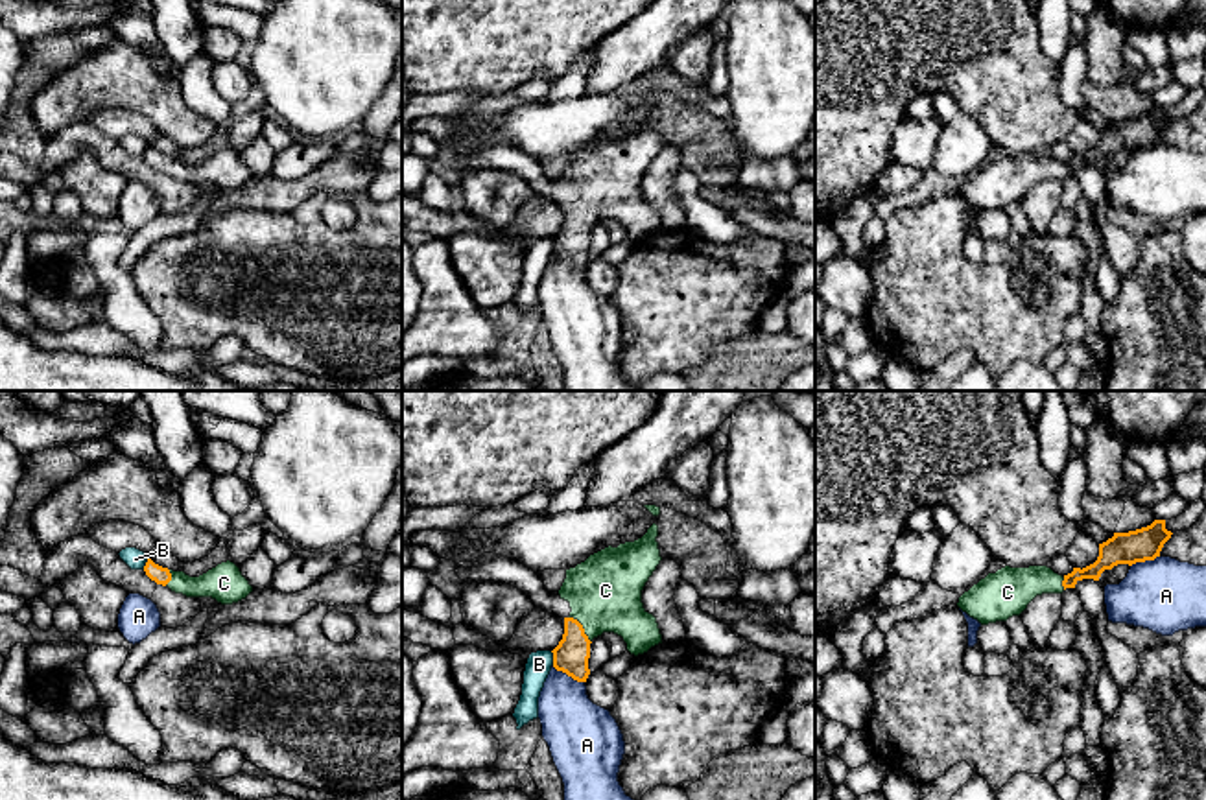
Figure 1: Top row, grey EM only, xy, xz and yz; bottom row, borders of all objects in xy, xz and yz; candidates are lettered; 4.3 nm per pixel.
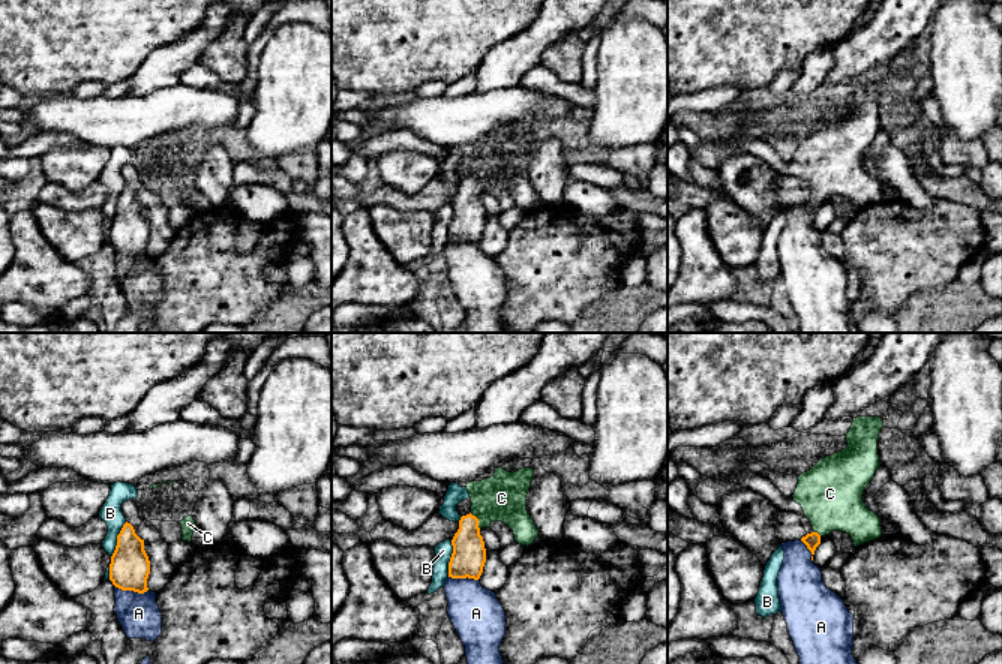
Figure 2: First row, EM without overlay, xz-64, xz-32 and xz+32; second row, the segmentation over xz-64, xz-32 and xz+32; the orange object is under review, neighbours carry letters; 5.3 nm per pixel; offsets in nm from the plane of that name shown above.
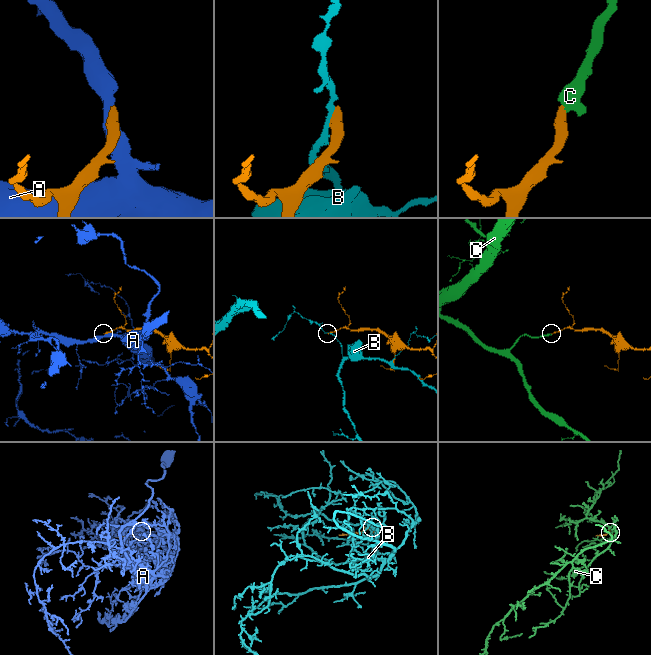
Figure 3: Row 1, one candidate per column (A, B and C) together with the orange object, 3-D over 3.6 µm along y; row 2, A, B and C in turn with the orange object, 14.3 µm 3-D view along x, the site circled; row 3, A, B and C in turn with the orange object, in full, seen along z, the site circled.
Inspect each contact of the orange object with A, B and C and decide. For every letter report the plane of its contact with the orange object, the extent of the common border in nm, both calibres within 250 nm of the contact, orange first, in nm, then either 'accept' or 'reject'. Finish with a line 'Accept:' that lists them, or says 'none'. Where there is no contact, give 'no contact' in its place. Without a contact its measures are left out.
A: contact in xz; length 160 nm; calibres 150 and 280 nm; reject
B: contact in xz; length 70 nm; calibres 150 and 110 nm; reject
C: contact in xz; length 160 nm; calibres 150 and 320 nm; accept
Accept: C

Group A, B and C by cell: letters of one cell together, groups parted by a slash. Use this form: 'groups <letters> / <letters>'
groups A / B / C

